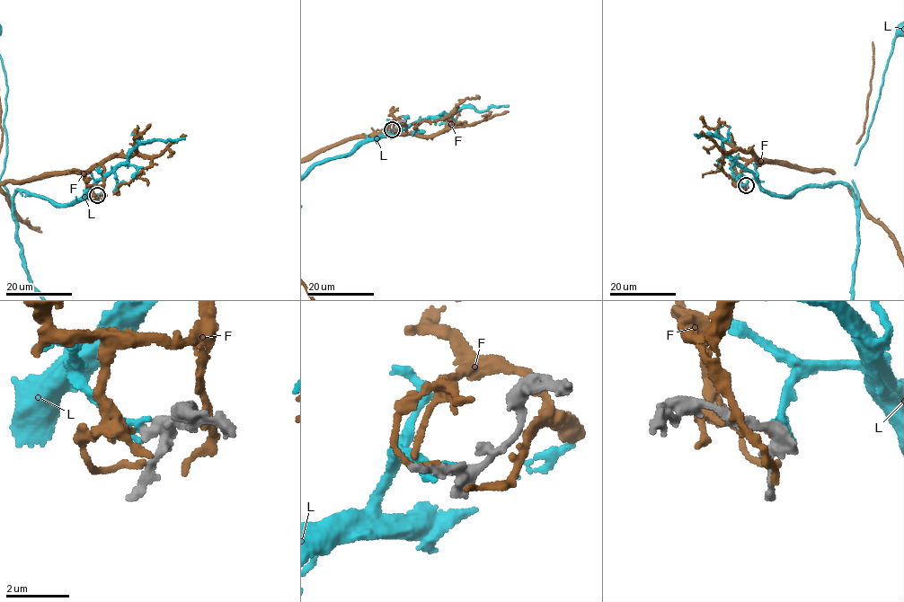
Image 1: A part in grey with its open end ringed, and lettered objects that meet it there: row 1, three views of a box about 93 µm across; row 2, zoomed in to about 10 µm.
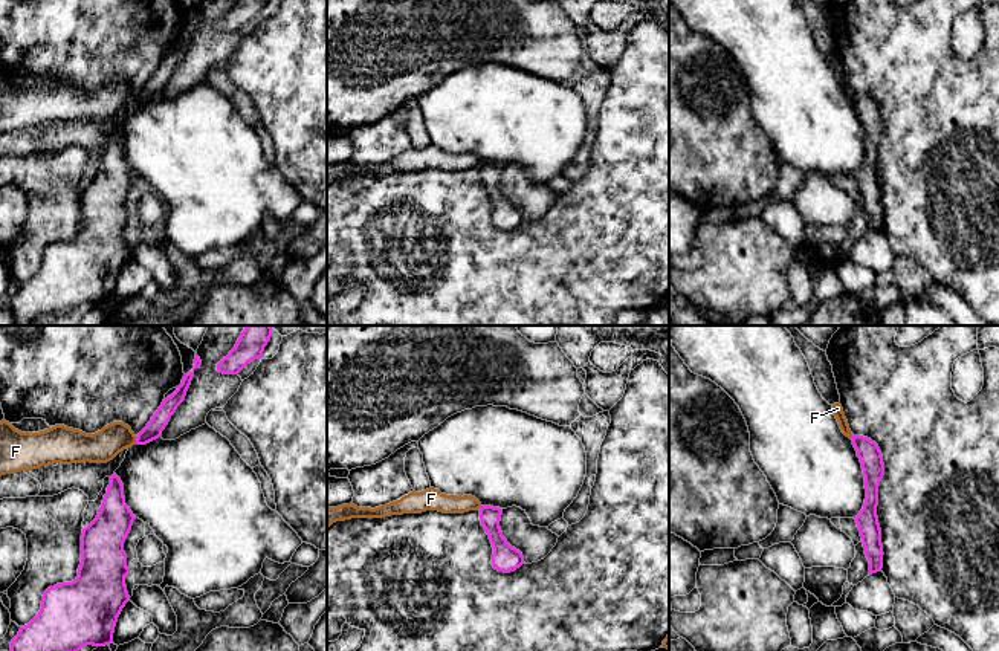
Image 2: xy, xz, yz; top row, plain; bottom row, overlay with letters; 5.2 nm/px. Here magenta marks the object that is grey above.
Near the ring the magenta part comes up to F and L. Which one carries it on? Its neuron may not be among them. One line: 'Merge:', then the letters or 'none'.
Merge: L

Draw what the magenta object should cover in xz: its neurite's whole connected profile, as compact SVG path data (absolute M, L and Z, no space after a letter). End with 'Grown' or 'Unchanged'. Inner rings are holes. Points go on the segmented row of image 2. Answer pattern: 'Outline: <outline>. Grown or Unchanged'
Outline: M481 506L480 520L493 547L492 565L498 572L510 573L524 564L524 556L512 547L503 536L500 521L503 509L493 506Z. Unchanged

